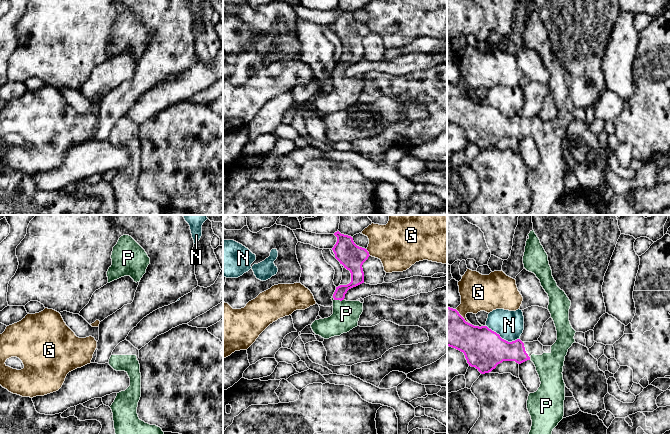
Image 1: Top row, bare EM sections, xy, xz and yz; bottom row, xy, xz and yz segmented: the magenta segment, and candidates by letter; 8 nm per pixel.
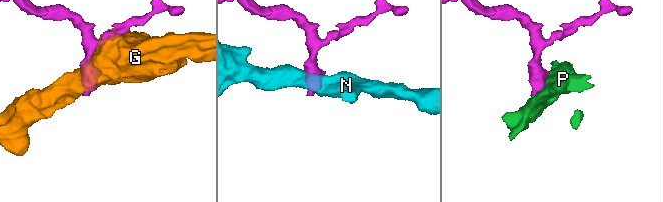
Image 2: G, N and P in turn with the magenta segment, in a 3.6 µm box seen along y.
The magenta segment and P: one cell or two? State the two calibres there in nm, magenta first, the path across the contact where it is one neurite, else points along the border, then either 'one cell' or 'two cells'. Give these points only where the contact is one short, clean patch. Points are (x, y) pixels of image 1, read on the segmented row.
110 nm thick on the magenta side, 220 nm on the other; one cell

